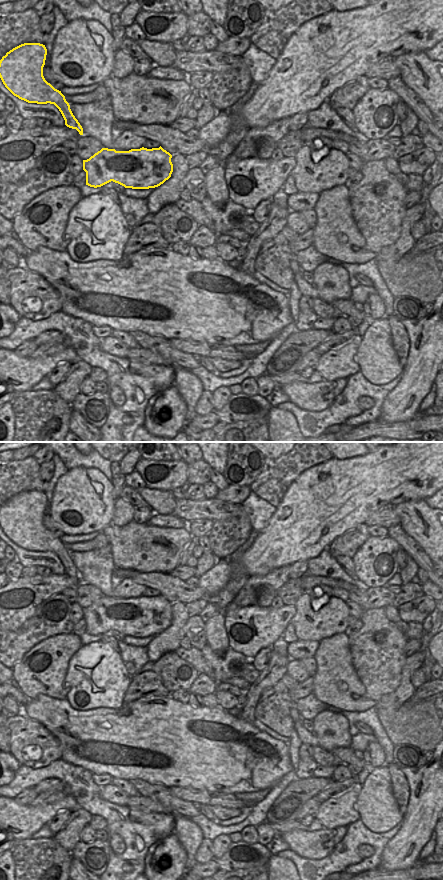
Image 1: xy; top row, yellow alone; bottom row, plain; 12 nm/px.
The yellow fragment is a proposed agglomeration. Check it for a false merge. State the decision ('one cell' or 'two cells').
one cell

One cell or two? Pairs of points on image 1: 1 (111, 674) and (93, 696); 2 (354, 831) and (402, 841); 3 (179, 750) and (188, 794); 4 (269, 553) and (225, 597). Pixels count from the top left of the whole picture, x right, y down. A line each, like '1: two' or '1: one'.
1: one
2: two
3: two
4: two

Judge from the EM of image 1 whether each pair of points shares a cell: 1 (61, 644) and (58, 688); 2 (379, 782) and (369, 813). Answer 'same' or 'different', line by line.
1: same
2: same

